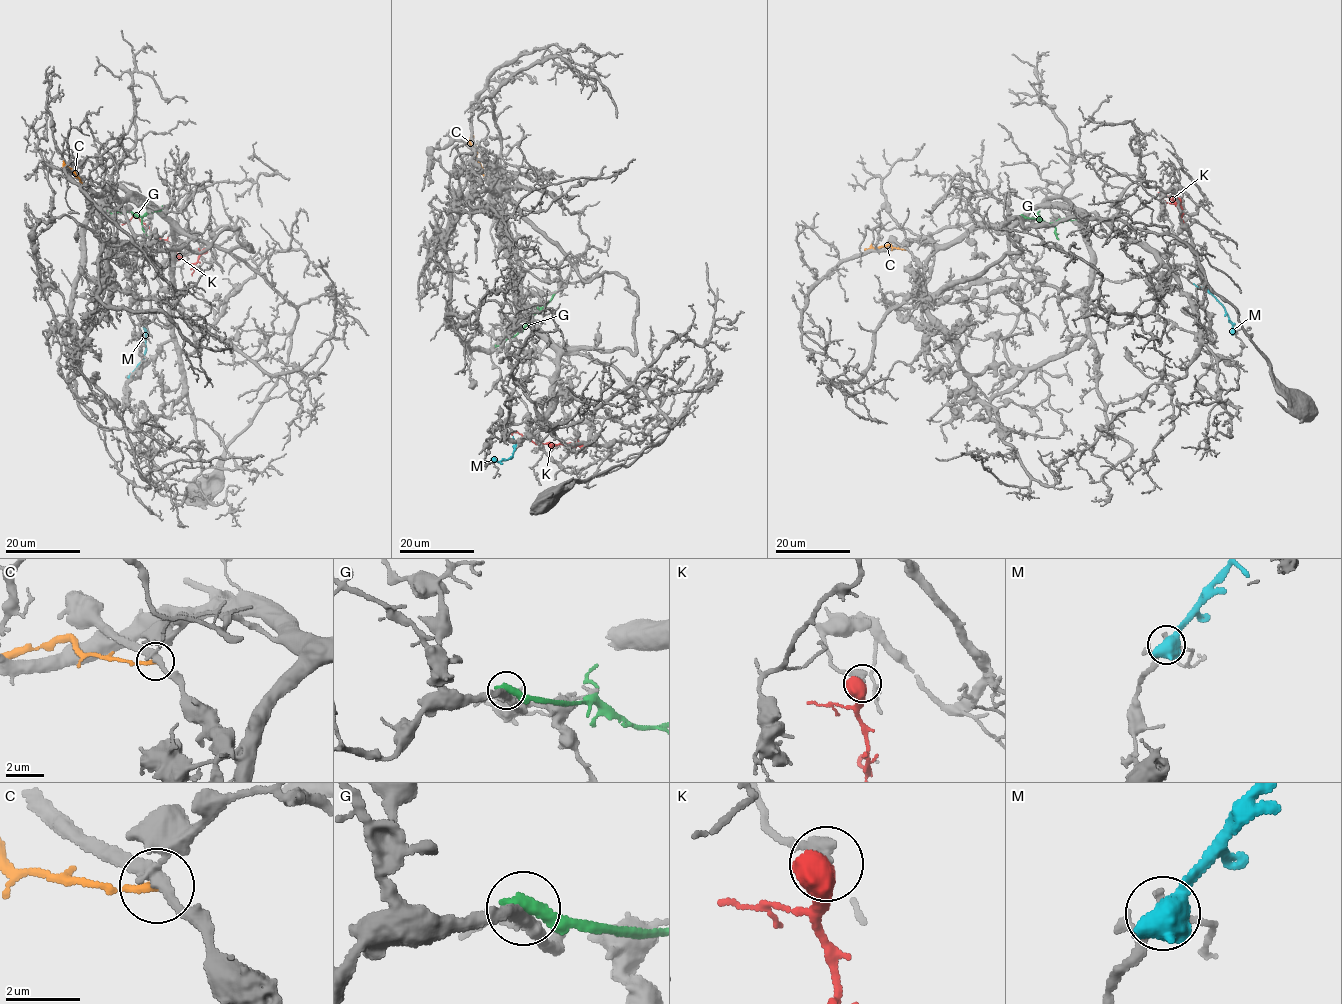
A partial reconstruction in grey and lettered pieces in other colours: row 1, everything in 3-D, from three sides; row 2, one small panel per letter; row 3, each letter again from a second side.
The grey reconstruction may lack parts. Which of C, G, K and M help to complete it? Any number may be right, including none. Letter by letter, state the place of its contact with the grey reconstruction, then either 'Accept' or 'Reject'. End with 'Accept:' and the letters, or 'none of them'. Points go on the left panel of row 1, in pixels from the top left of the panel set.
C: Touches grey at (81, 182). Reject
G: Touches grey at (162, 207). Reject
K: Touches grey at (204, 249). Reject
M: Touches grey at (130, 375). Reject
Accept: none of them

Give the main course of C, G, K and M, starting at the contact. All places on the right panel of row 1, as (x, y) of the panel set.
C: (907, 249), (878, 247), (863, 254)
G: (1021, 216), (1051, 223), (1064, 218), (1075, 219)
K: (1180, 199), (1182, 218), (1179, 206), (1161, 193), (1167, 203)
M: (1234, 331), (1223, 306), (1193, 284)

